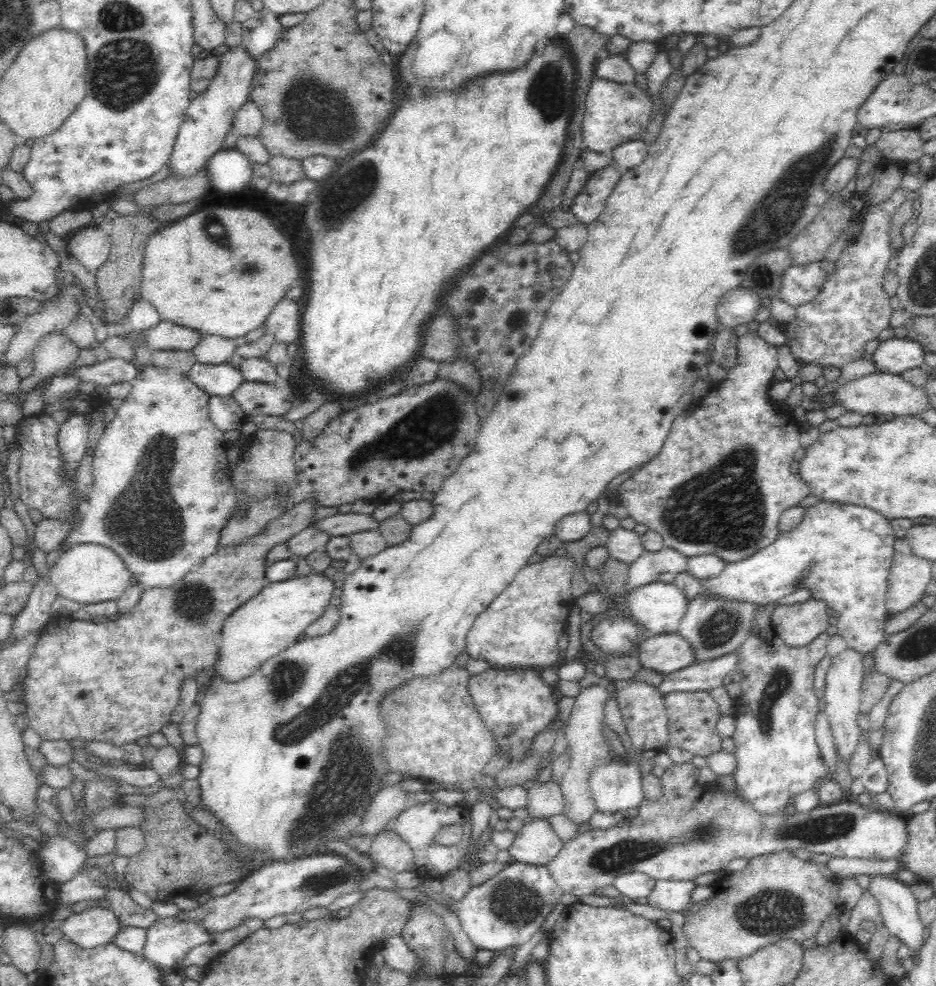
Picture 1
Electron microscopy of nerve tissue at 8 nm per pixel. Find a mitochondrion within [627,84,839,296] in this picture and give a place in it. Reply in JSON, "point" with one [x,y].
{"point":[760,272]}

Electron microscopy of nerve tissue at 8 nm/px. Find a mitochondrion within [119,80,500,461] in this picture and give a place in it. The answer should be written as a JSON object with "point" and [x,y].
{"point":[358,183]}

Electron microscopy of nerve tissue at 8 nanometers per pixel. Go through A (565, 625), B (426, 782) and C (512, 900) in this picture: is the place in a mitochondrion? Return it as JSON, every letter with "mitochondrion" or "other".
{"A":"other","B":"other","C":"mitochondrion"}

